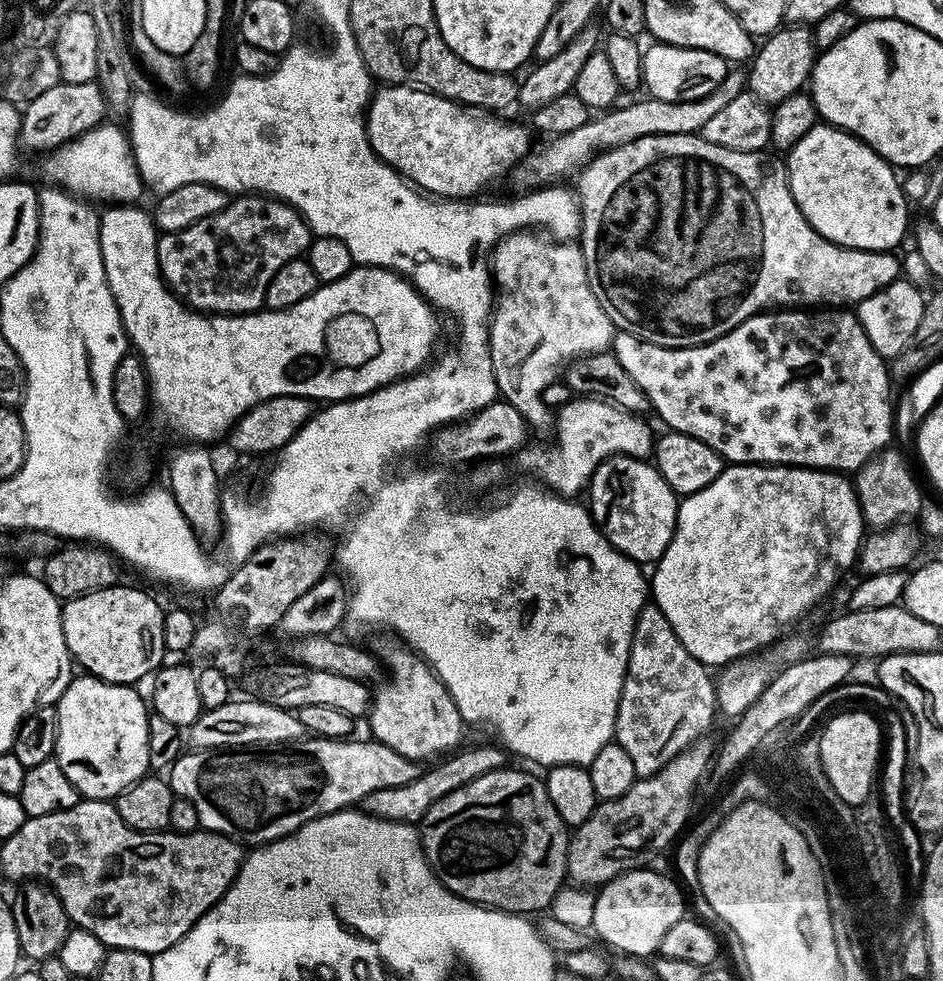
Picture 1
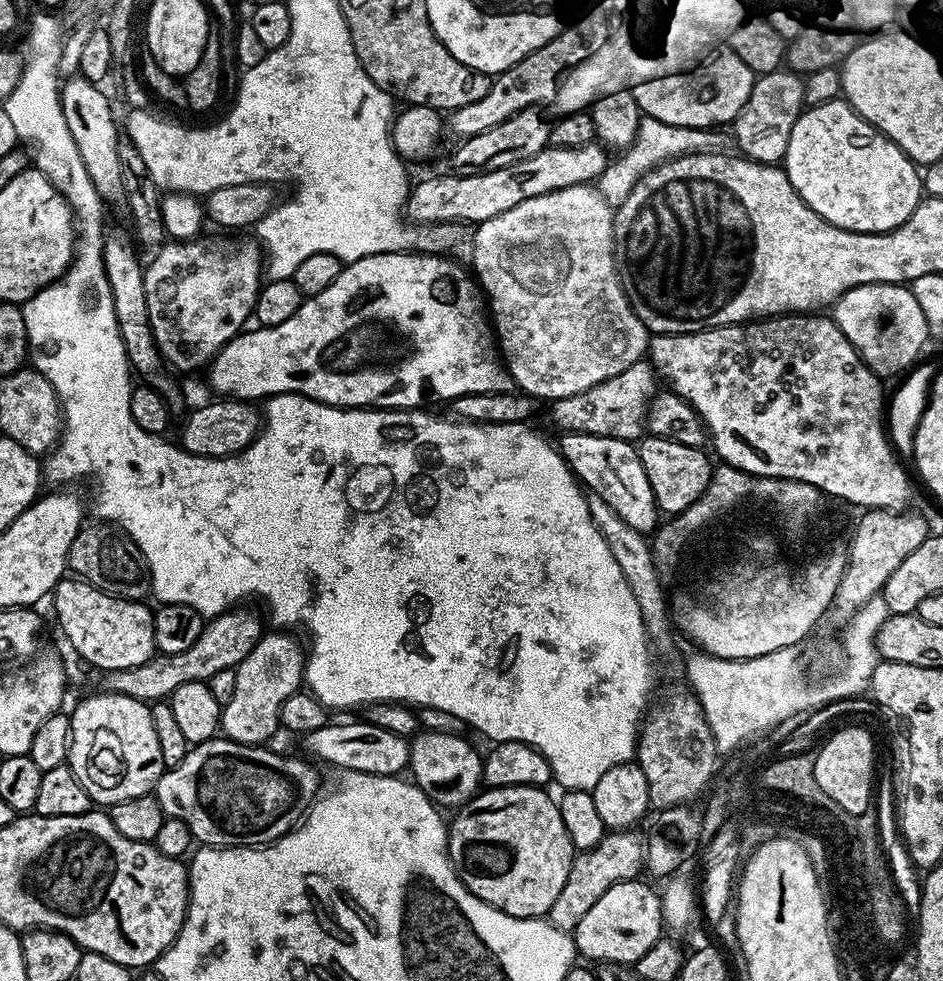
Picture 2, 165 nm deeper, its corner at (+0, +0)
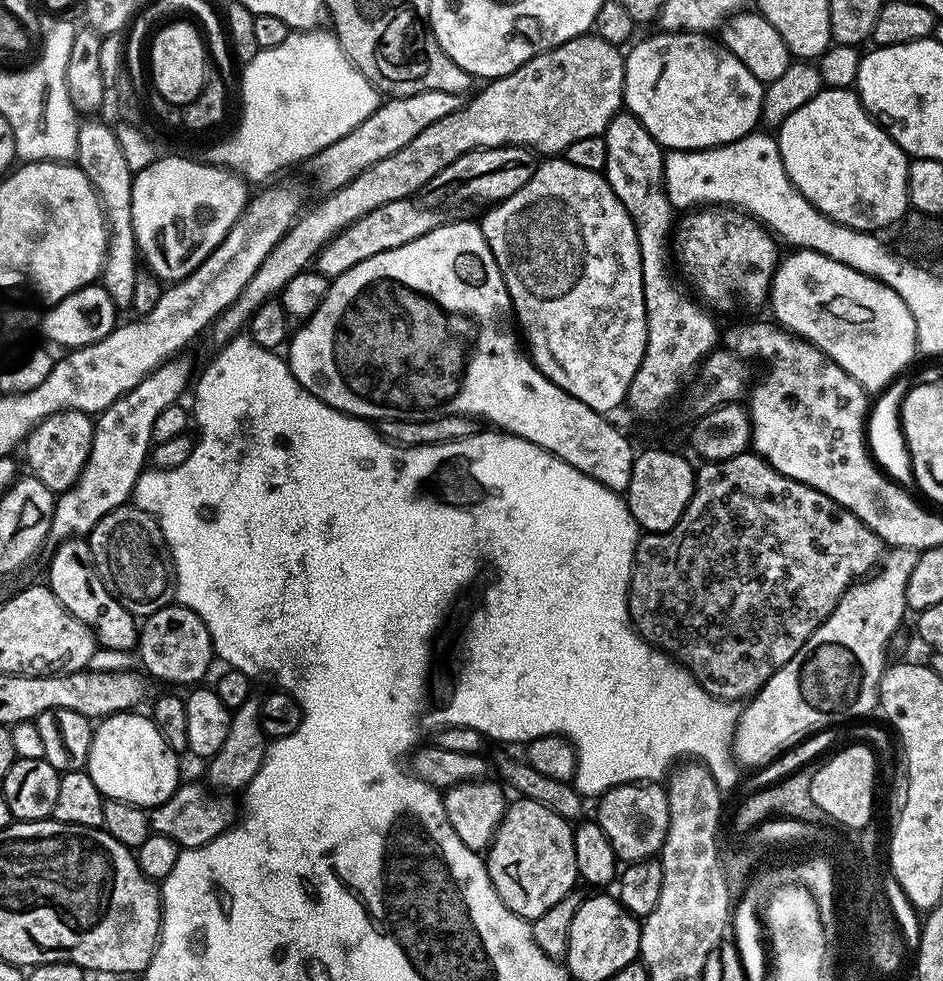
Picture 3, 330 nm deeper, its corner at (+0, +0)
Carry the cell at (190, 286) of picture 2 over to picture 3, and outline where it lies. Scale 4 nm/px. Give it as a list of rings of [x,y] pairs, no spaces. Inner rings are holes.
[[[184,359],[167,360],[149,376],[142,378],[142,382],[134,386],[134,390],[115,400],[105,412],[95,417],[96,429],[90,458],[78,482],[74,482],[70,490],[56,496],[54,518],[48,531],[49,545],[55,546],[65,540],[87,537],[93,526],[106,518],[106,514],[131,501],[134,486],[150,460],[154,421],[157,420],[158,414],[162,414],[162,410],[166,410],[166,406],[177,403],[187,388],[189,391],[190,381],[193,379],[192,364]]]

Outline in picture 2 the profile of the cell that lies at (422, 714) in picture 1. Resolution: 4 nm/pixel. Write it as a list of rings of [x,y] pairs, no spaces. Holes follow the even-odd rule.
[[[427,730],[411,737],[412,753],[408,759],[411,779],[441,809],[459,809],[481,791],[484,762],[481,753],[476,753],[466,741],[464,736]]]

